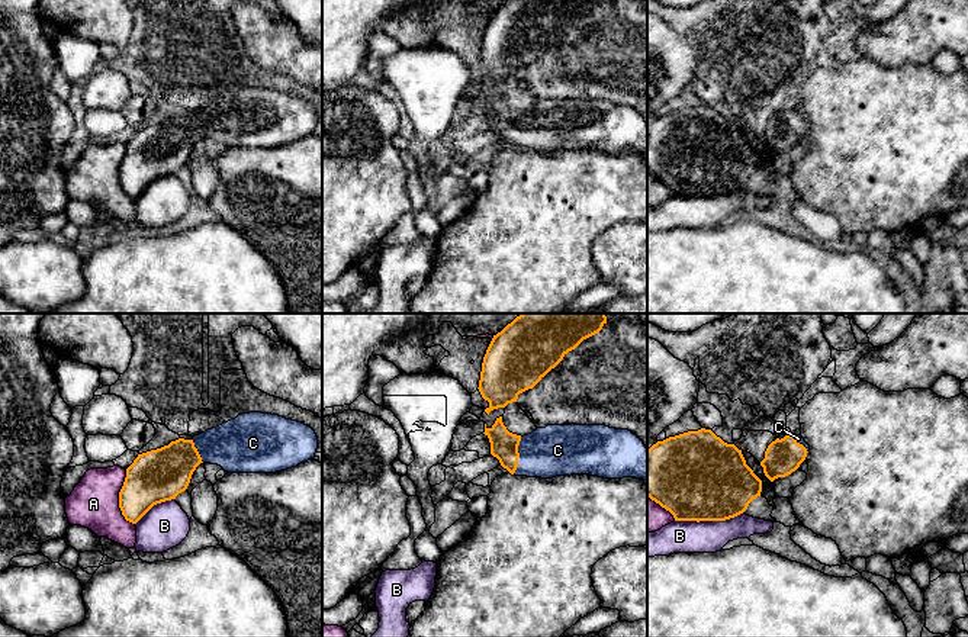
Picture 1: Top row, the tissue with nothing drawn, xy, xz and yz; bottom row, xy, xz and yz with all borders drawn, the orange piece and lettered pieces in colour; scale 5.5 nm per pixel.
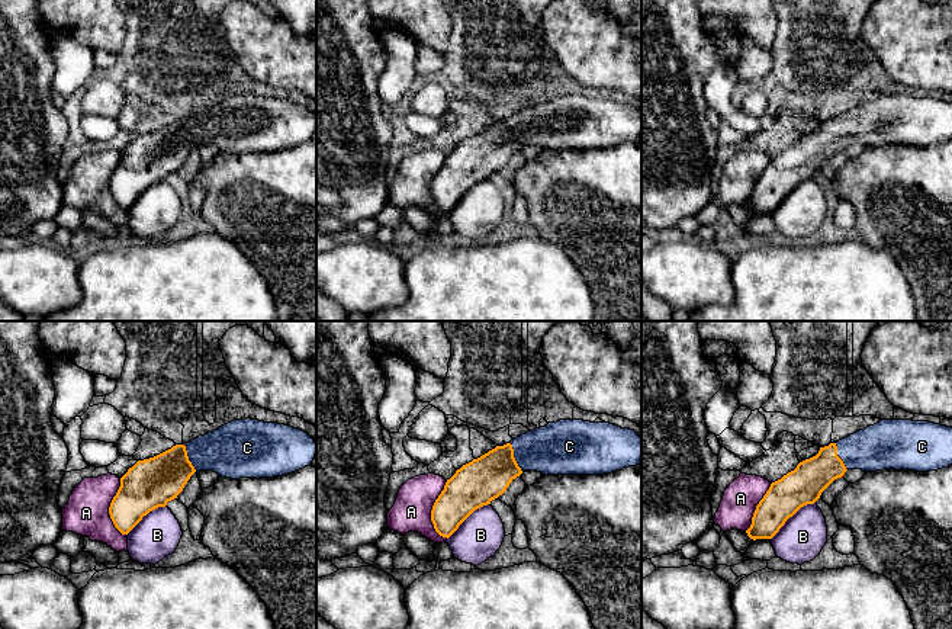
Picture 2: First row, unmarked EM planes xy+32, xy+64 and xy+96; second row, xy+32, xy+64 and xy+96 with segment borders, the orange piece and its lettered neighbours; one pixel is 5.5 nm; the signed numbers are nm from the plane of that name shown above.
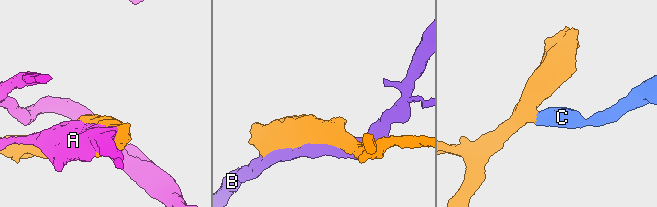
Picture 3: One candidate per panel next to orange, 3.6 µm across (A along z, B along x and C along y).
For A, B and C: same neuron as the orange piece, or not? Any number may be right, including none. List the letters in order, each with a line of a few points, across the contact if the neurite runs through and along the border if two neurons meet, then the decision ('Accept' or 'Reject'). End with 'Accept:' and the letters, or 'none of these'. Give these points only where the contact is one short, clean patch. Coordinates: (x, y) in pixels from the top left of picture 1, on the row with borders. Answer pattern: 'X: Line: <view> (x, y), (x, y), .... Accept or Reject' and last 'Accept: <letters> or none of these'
A: Reject
B: Reject
C: Line: xz (504, 446), (518, 456), (534, 456), (558, 450). Accept
Accept: C

